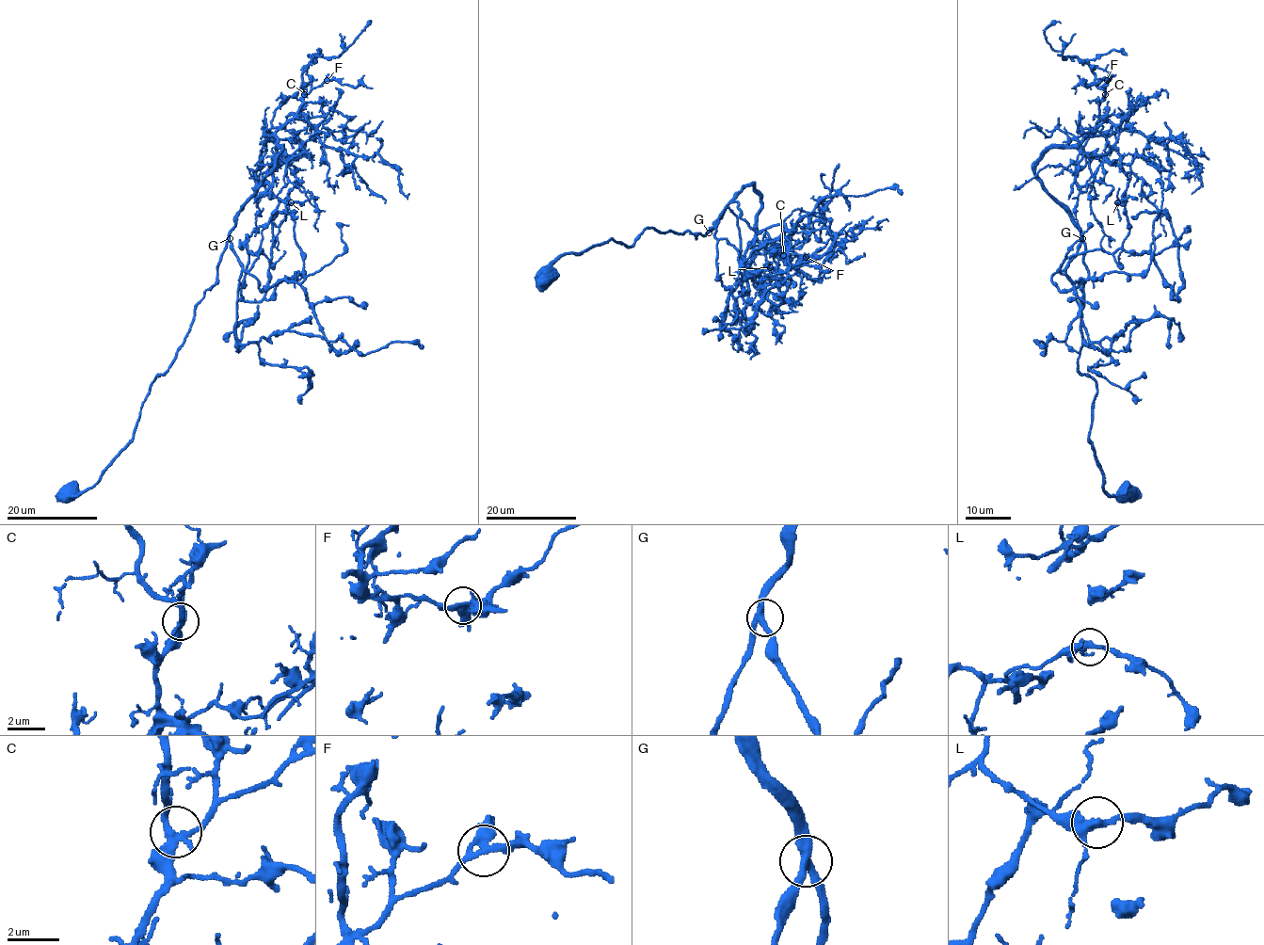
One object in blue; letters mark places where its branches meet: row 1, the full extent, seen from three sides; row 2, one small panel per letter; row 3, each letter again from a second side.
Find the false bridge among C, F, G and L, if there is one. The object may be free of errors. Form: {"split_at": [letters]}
{"split_at": []}

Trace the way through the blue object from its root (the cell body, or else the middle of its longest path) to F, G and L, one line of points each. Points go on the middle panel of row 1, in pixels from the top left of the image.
F: (547, 276), (567, 253), (629, 247), (647, 228), (704, 235), (749, 184), (755, 239), (806, 257)
G: (547, 276), (567, 253), (610, 239), (629, 247), (647, 228), (691, 231), (696, 238), (709, 232)
L: (547, 276), (567, 253), (610, 239), (629, 247), (647, 228), (704, 235), (727, 207), (740, 279), (770, 267)

